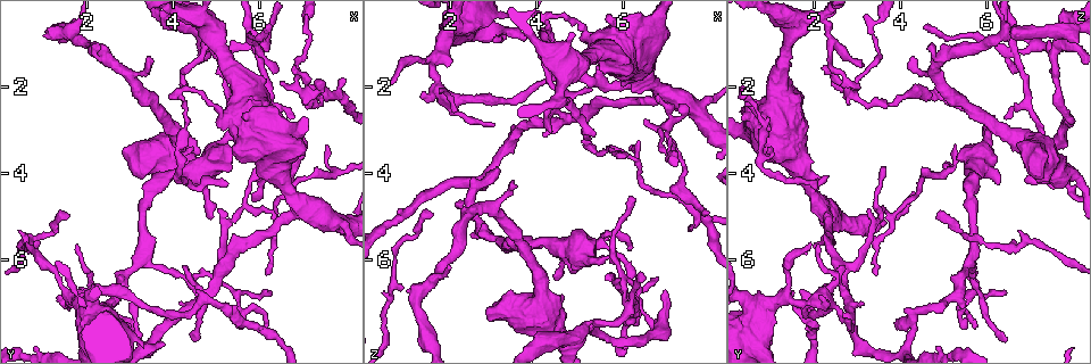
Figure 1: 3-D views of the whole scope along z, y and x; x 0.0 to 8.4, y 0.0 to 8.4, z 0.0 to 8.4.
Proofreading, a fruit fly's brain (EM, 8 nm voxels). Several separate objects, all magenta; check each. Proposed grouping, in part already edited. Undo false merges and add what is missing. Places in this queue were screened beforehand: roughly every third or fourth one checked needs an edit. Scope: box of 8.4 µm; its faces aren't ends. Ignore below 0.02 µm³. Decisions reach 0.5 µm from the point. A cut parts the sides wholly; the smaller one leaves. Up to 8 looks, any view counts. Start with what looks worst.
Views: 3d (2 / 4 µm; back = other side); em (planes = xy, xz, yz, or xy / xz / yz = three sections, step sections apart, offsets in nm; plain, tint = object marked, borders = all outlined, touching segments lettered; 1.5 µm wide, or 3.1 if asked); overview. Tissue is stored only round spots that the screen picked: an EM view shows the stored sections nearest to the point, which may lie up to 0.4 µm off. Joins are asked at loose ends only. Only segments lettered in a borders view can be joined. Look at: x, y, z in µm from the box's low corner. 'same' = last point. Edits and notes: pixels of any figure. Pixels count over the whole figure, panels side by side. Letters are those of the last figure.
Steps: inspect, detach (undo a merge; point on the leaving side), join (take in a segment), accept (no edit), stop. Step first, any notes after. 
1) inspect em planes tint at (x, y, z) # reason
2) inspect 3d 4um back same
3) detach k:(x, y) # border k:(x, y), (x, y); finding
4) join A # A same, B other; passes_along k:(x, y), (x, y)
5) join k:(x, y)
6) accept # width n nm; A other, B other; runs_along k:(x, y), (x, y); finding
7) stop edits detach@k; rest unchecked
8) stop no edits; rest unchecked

inspect em xz step 8 tint at (3.85, 8.00, 0.90) # branch stops here

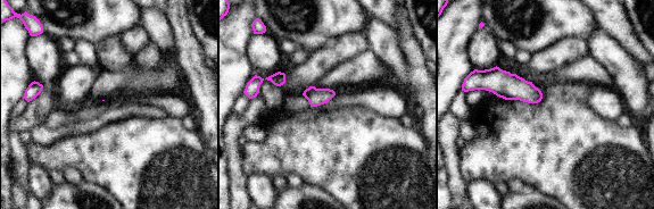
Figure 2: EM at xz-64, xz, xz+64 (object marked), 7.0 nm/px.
inspect em yz step 8 borders same

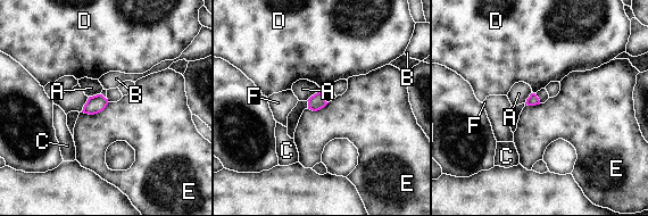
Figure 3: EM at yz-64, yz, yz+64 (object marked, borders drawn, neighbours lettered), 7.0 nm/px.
accept # A other, B other, C other, D other, E other, F other; border 3:(108, 102), (97, 113), (82, 113); none of them fits

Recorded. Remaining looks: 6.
inspect em planes tint at (5.15, 1.20, 7.60) # abrupt turn

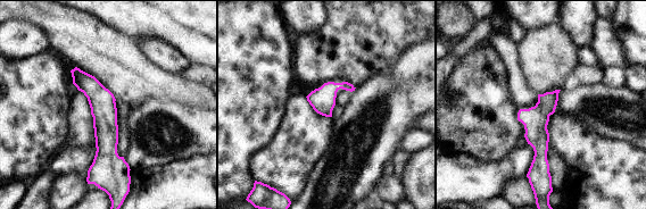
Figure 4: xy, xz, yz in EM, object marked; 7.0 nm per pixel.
inspect em planes borders same # what lies round it

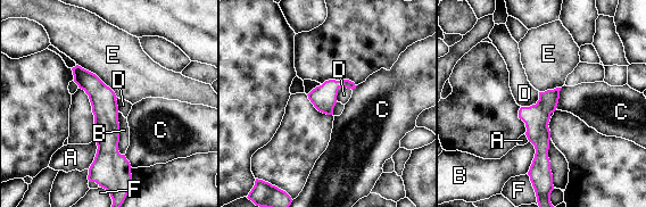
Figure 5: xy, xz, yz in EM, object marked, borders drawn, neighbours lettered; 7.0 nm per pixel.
accept # longest_contact E 380 nm; A other, B other, C other, D other, E other, F other; runs_along 5:(77, 68), (104, 101), (105, 175); all the same neuron

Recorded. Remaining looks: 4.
inspect em planes plain at (0.55, 5.65, 1.90) # tapers out

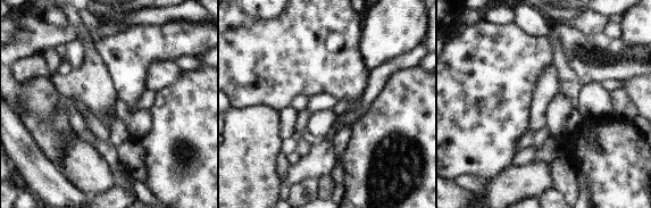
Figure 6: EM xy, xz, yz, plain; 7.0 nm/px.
inspect em planes borders same

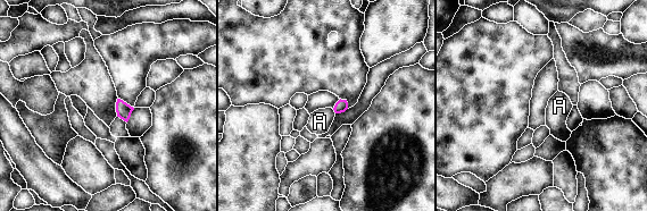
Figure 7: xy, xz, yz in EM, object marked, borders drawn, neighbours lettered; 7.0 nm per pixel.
accept # A other; none of them fits

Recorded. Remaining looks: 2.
stop no edits; rest unchecked

